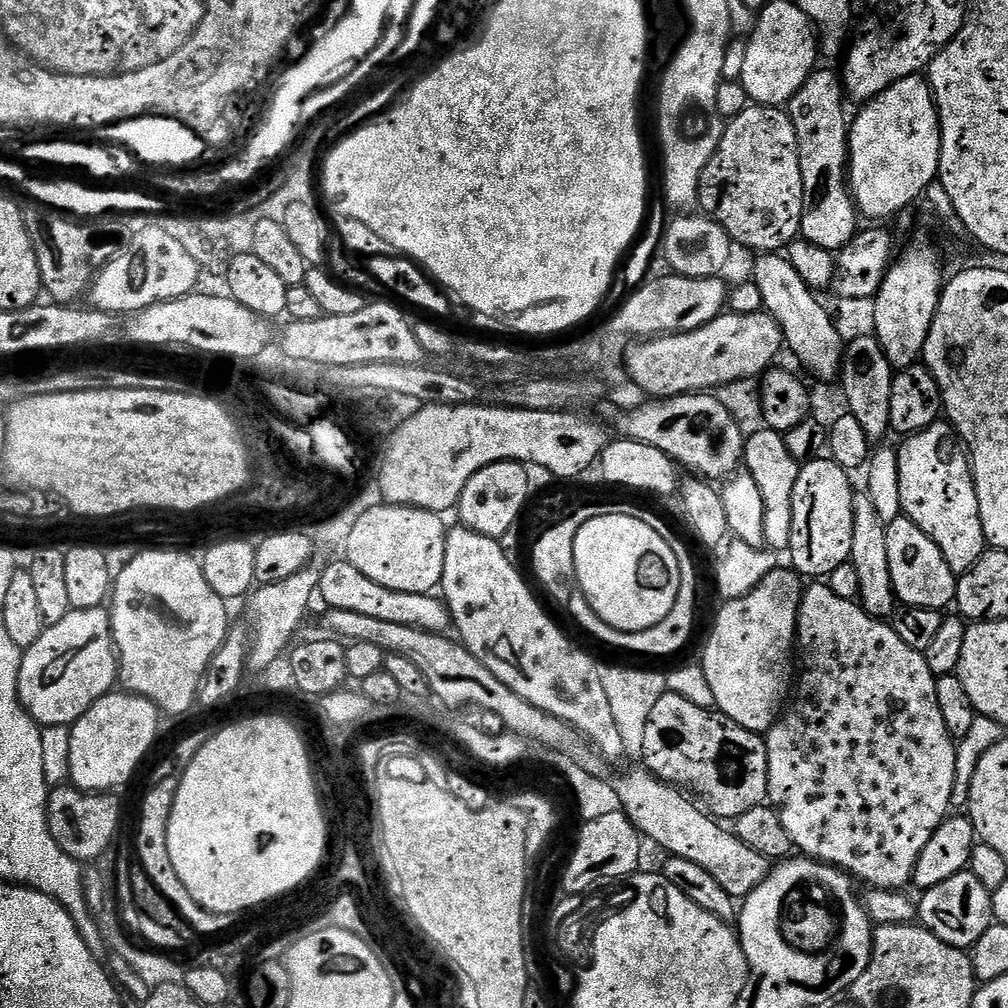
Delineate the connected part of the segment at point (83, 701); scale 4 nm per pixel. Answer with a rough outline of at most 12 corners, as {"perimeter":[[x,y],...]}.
{"perimeter":[[107,607],[73,610],[20,658],[20,704],[73,725],[118,684]]}

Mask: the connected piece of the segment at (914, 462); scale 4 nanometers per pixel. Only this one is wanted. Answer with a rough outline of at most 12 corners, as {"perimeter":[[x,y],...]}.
{"perimeter":[[956,429],[899,445],[903,515],[957,574],[986,550]]}

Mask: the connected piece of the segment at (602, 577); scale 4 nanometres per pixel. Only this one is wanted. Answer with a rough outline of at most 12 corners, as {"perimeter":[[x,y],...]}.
{"perimeter":[[647,519],[574,538],[579,592],[614,630],[674,610],[678,558]]}

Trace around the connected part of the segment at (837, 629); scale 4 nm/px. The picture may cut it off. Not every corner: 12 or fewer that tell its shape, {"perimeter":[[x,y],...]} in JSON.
{"perimeter":[[827,583],[766,733],[797,853],[913,883],[952,808],[937,676]]}

